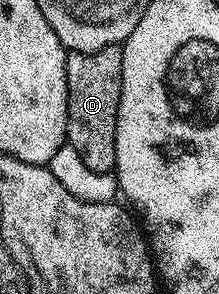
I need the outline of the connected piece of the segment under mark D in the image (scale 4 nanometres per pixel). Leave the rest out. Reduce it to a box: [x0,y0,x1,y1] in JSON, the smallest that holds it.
[66,44,124,172]

